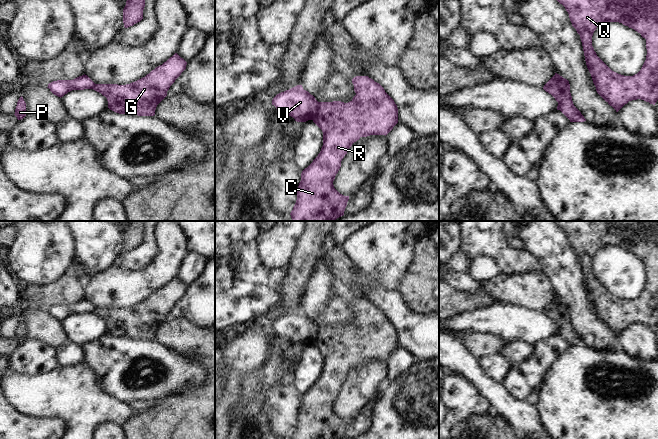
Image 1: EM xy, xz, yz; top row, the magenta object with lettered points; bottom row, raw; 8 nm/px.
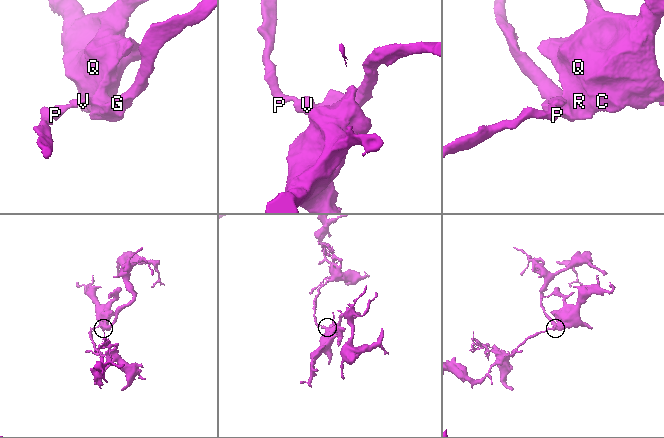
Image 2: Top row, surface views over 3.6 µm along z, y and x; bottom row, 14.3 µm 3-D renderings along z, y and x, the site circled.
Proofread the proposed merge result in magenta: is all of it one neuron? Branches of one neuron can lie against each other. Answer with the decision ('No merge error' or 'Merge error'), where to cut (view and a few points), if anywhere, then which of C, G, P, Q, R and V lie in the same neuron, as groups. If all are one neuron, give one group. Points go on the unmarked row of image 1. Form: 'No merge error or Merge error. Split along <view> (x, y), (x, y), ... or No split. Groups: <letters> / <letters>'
Merge error. Split along xz (318, 326), (316, 339), (312, 343). Groups: C G Q R / P V

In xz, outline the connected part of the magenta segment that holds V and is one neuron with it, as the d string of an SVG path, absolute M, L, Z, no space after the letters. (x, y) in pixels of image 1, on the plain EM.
M302 309L277 318L273 324L274 329L283 340L291 340L297 346L313 344L317 338L318 325Z

